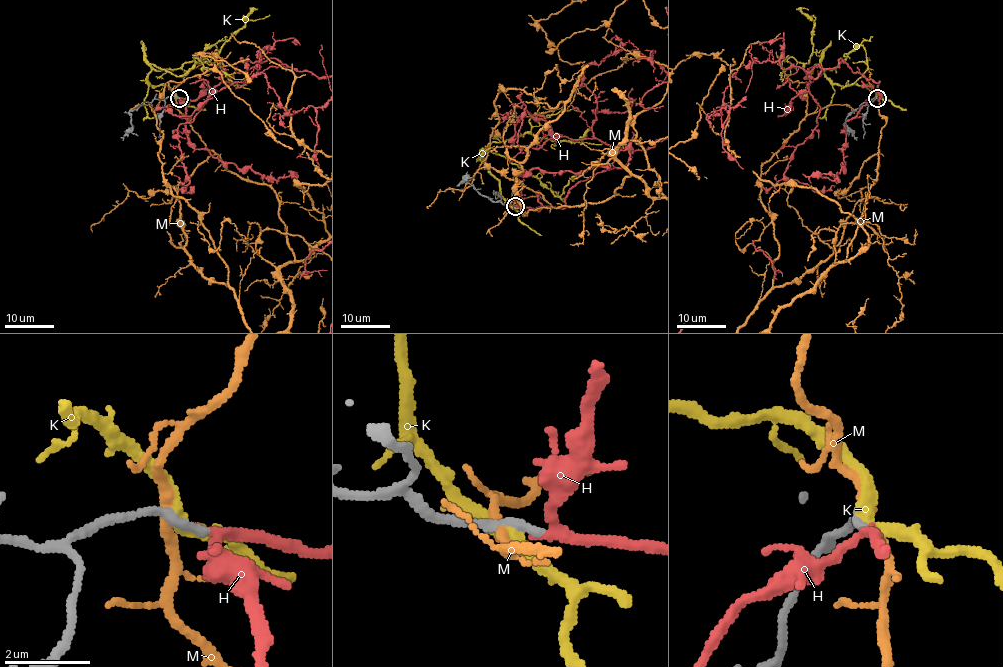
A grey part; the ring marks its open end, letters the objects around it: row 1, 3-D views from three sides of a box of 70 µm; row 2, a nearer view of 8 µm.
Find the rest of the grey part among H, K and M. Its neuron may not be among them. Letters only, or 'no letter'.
H

